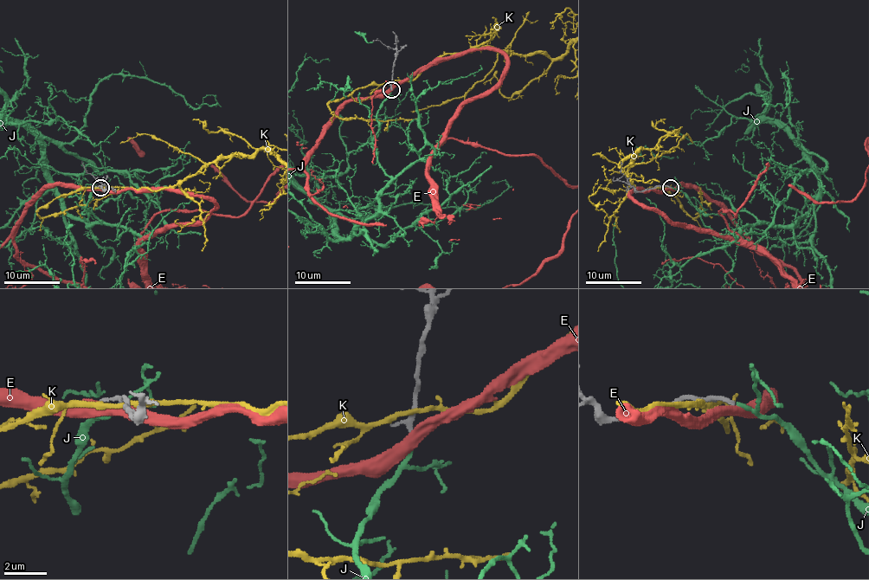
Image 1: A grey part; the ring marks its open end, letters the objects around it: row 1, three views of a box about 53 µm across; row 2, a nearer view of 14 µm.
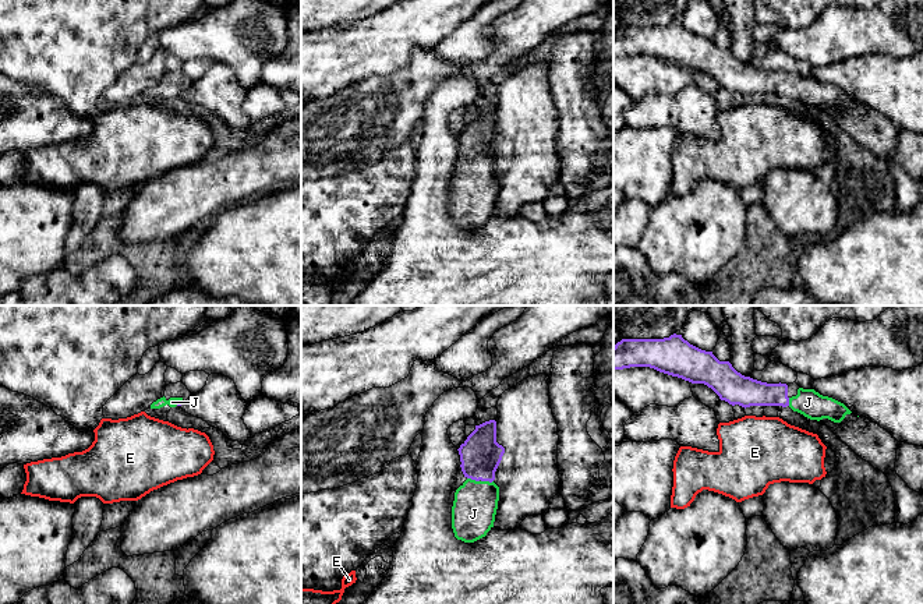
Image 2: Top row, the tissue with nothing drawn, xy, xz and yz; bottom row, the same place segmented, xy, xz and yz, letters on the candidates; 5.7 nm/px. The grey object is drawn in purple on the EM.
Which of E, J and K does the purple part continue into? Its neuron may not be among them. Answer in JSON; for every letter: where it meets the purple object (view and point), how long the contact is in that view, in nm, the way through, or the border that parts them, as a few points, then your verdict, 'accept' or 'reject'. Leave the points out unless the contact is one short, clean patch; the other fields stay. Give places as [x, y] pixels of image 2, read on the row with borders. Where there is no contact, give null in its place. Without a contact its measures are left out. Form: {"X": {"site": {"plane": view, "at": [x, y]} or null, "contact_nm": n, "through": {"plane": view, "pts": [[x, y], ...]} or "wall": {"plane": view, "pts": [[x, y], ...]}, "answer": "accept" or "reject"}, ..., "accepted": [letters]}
{"E": {"site": null, "answer": "reject"}, "J": {"site": {"plane": "xz", "at": [473, 479]}, "contact_nm": 80, "through": {"plane": "xz", "pts": [[480, 455], [473, 479], [473, 514]]}, "answer": "accept"}, "K": {"site": null, "answer": "reject"}, "accepted": ["J"]}

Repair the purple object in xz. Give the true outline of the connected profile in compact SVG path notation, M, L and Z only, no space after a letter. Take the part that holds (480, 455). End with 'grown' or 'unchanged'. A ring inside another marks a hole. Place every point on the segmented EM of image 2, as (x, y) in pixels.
M496 421L475 425L457 451L467 480L455 492L452 529L457 540L474 543L494 527L498 509L499 487L494 480L505 448L496 442Z | grown

